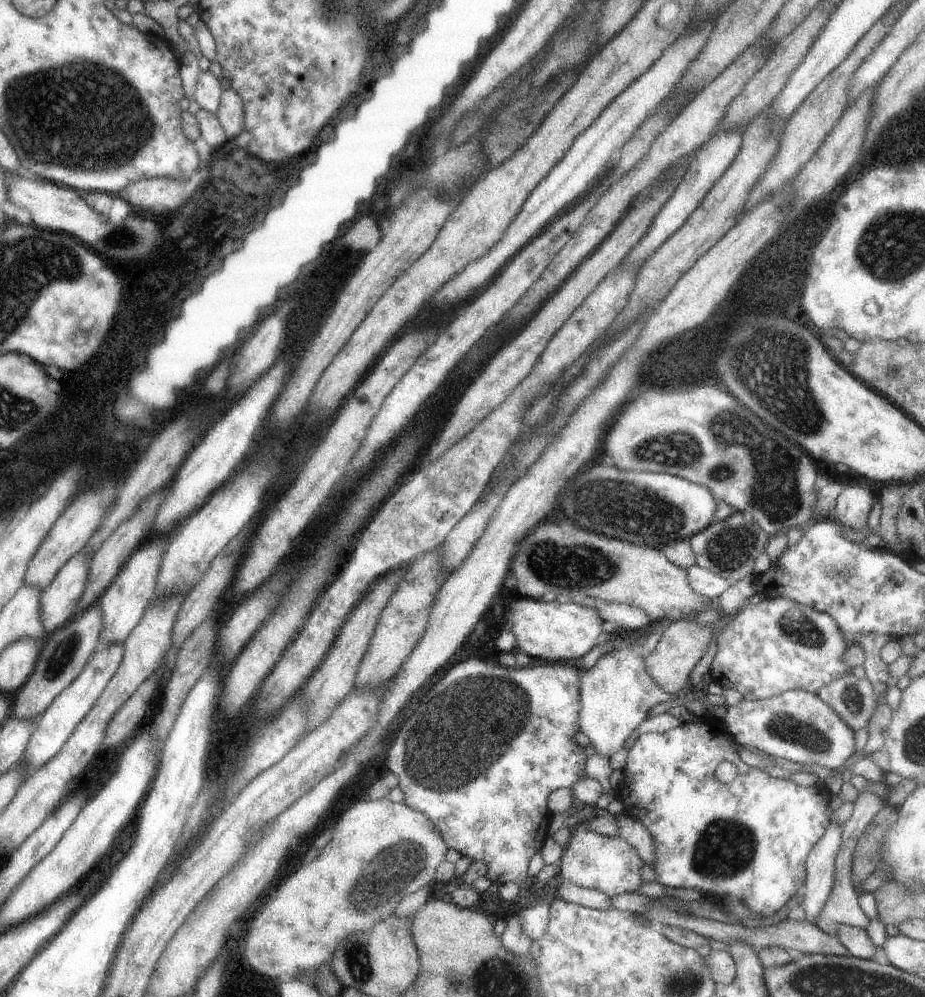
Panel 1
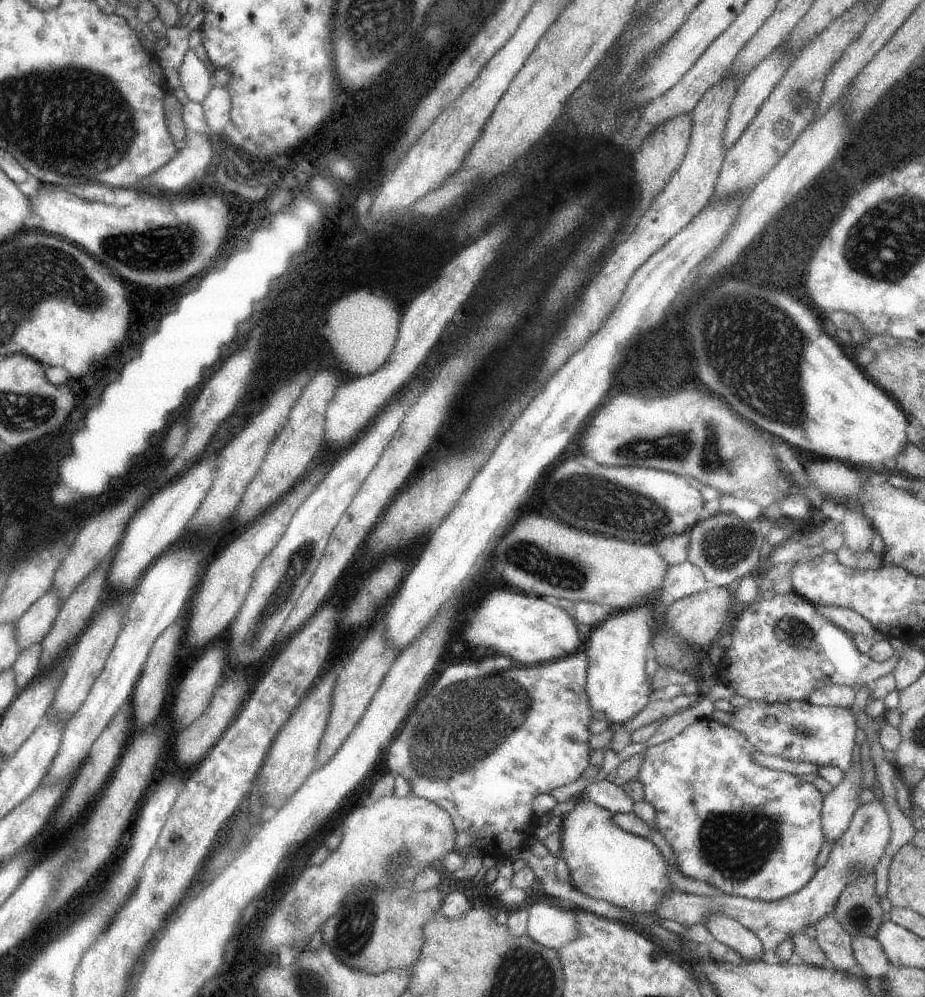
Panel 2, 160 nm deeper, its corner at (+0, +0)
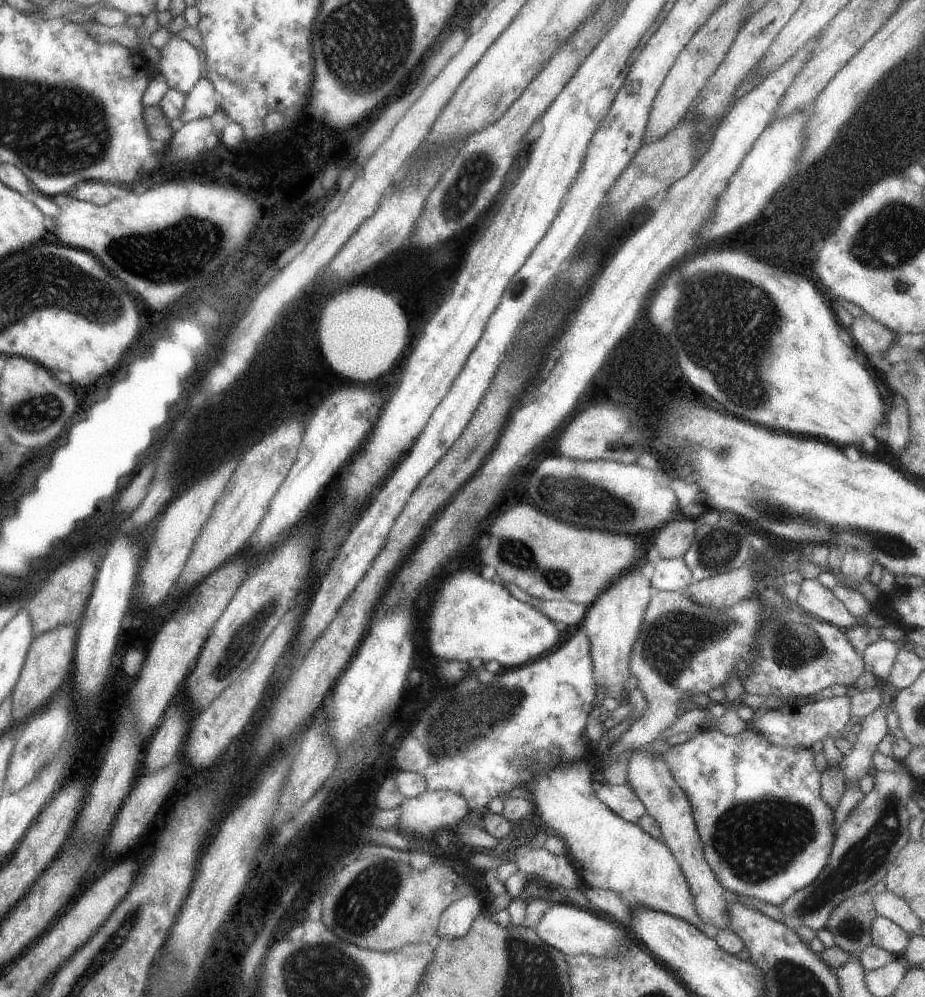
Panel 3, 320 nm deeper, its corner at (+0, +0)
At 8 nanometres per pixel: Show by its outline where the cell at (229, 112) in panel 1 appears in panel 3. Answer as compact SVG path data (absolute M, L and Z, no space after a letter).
M201 78L187 94L183 102L180 121L182 123L209 118L217 109L217 102L213 96L213 86L206 78Z

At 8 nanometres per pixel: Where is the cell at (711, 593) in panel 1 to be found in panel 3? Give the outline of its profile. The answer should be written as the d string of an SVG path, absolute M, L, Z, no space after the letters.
M681 558L655 560L652 563L650 580L654 592L683 590L692 583L691 572Z

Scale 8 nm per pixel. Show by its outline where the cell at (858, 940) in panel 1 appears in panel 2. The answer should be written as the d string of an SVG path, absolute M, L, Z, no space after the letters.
M850 937L850 945L857 966L865 977L879 980L889 969L885 953L875 937Z

